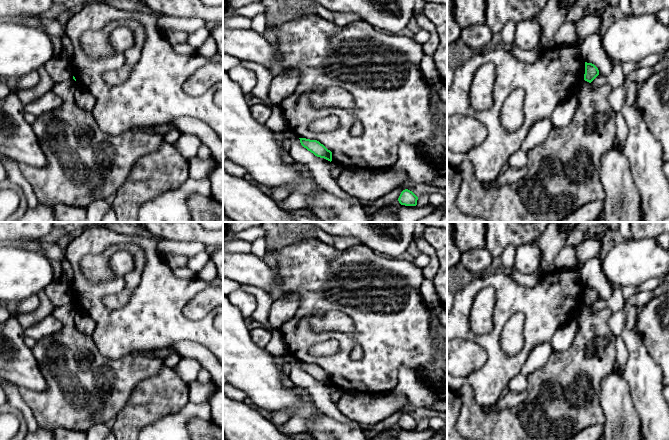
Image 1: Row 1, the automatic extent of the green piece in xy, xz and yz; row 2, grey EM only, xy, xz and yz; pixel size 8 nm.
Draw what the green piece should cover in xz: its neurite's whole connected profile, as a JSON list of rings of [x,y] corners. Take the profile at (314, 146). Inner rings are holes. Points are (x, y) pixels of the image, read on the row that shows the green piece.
[[[299,138],[301,145],[315,156],[332,161],[332,152],[317,140]]]

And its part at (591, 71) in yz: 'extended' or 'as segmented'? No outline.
as segmented

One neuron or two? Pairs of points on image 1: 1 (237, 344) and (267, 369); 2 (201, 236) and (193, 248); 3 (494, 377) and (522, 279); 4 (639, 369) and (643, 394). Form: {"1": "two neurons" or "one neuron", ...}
{"1": "one neuron", "2": "two neurons", "3": "two neurons", "4": "one neuron"}

